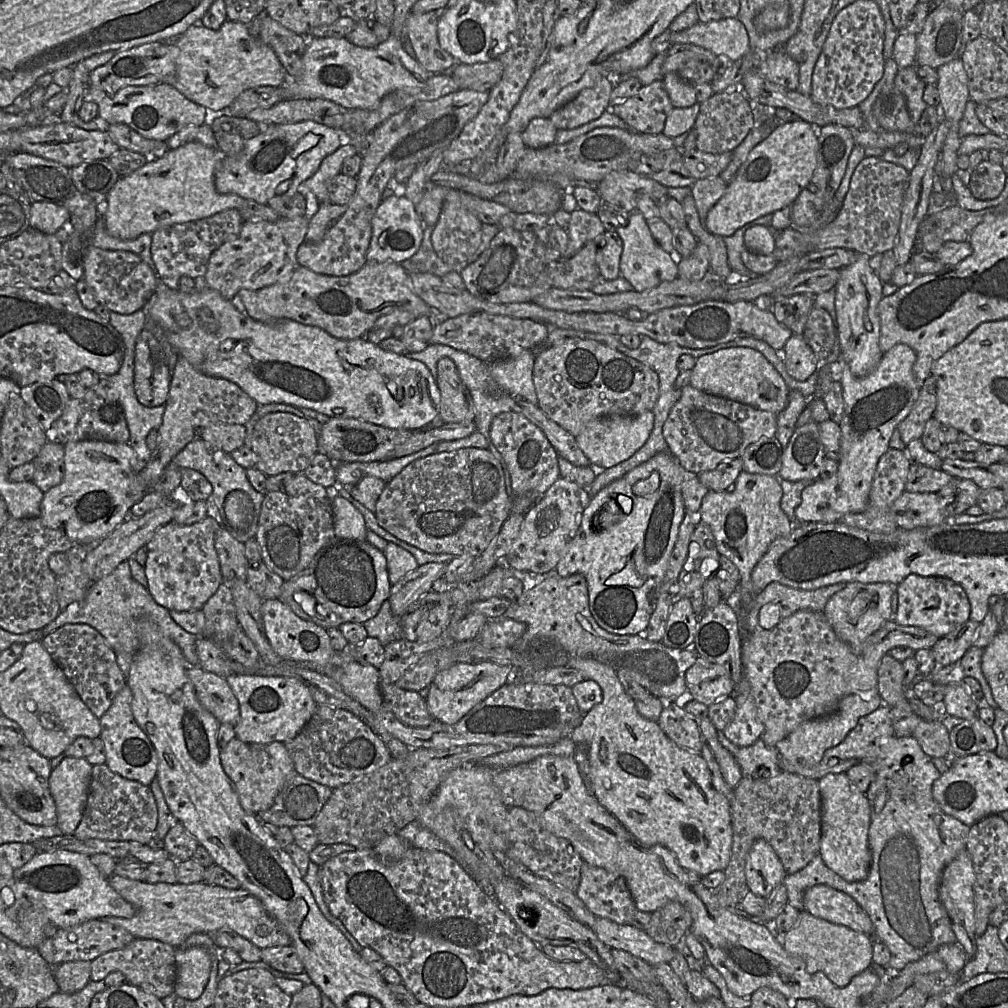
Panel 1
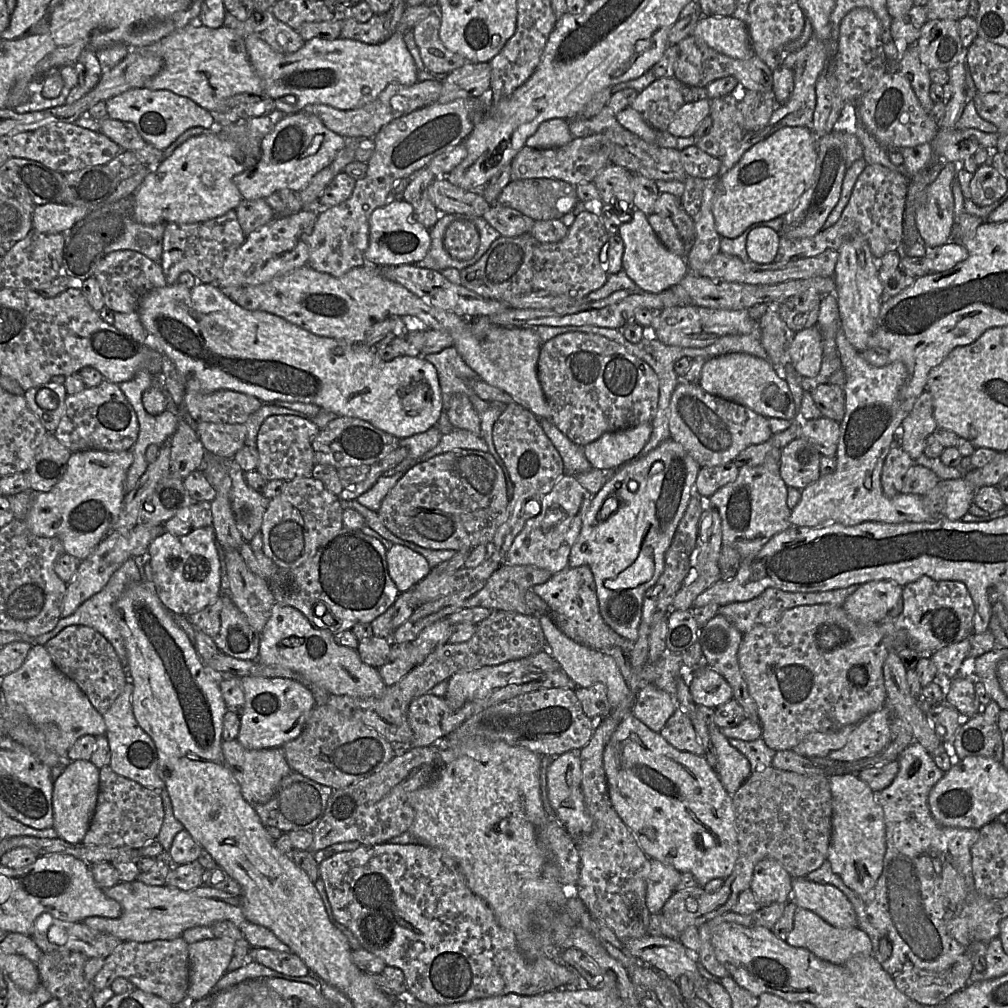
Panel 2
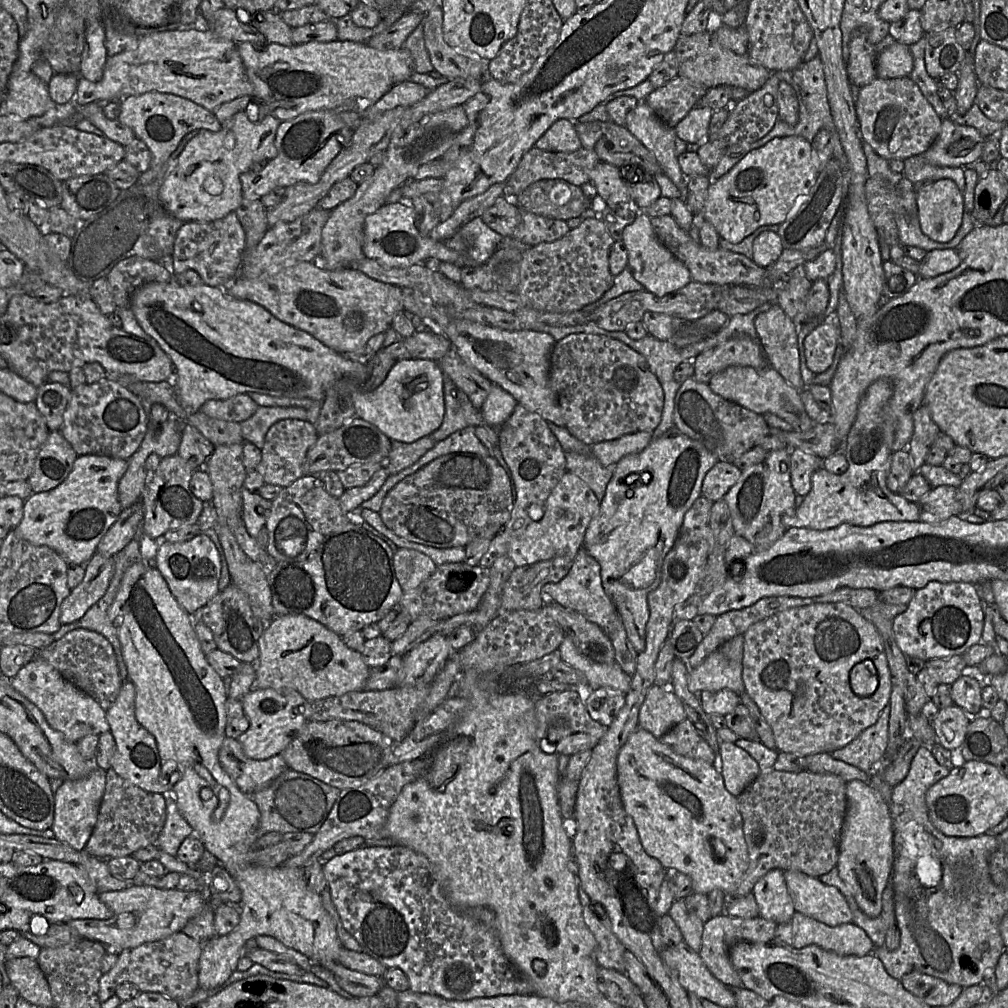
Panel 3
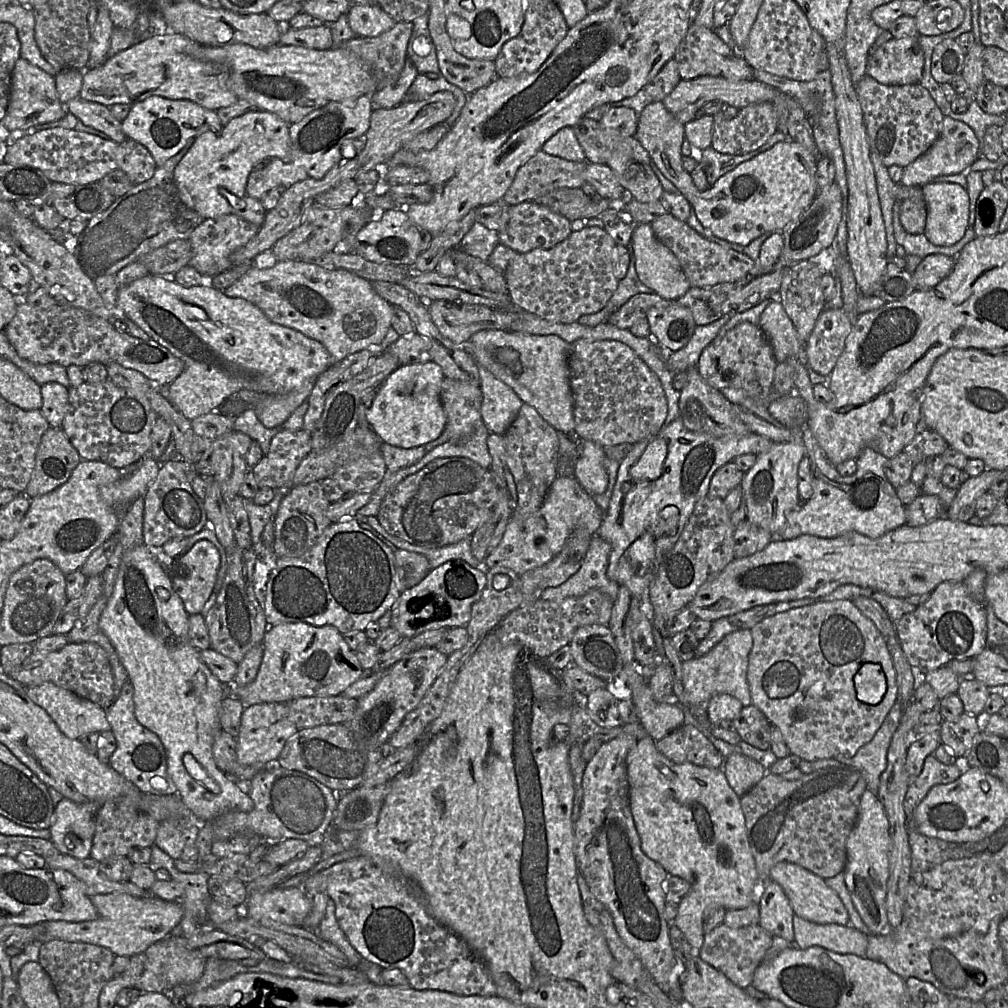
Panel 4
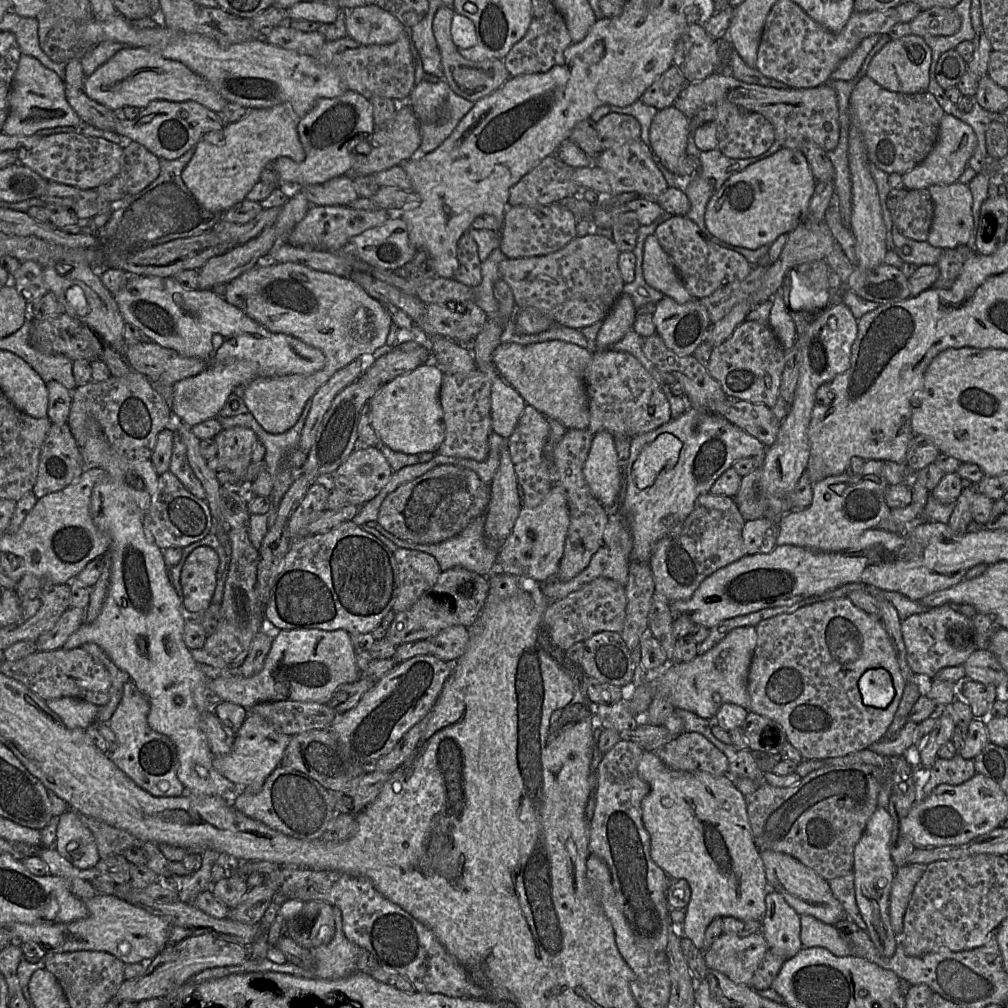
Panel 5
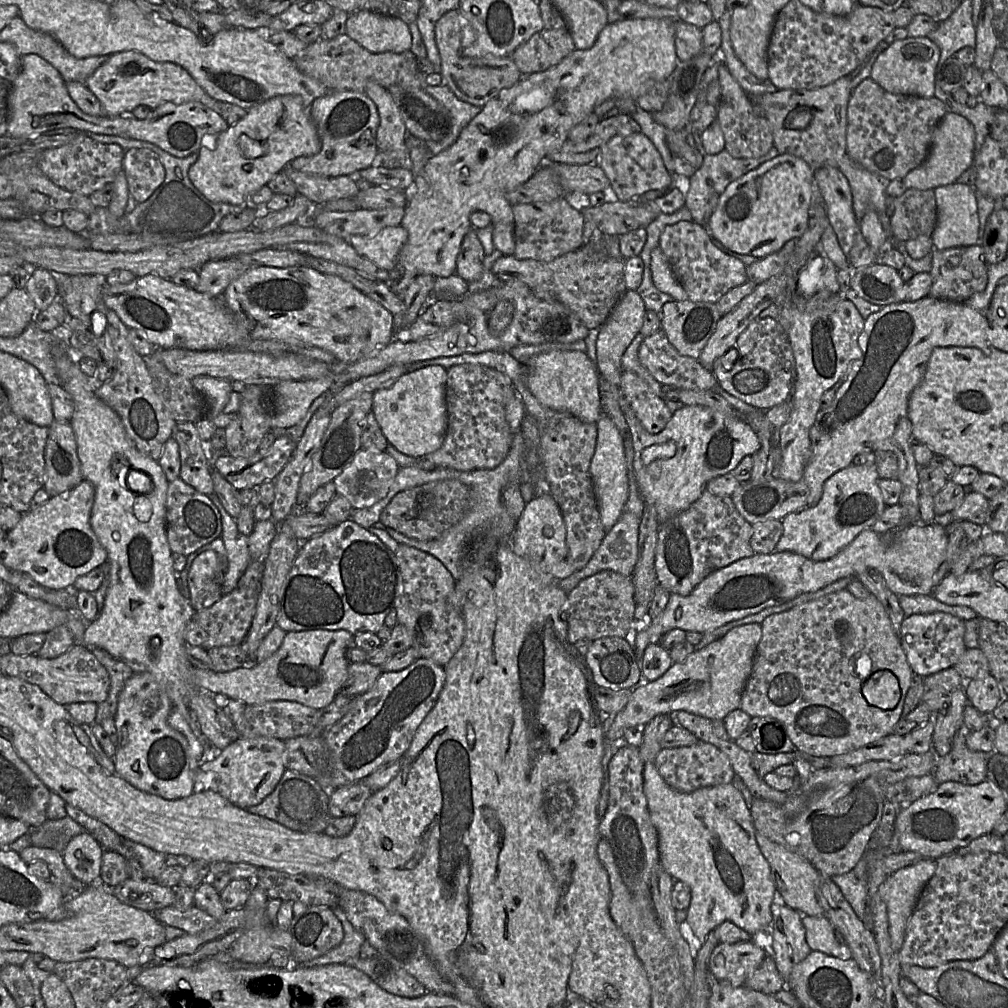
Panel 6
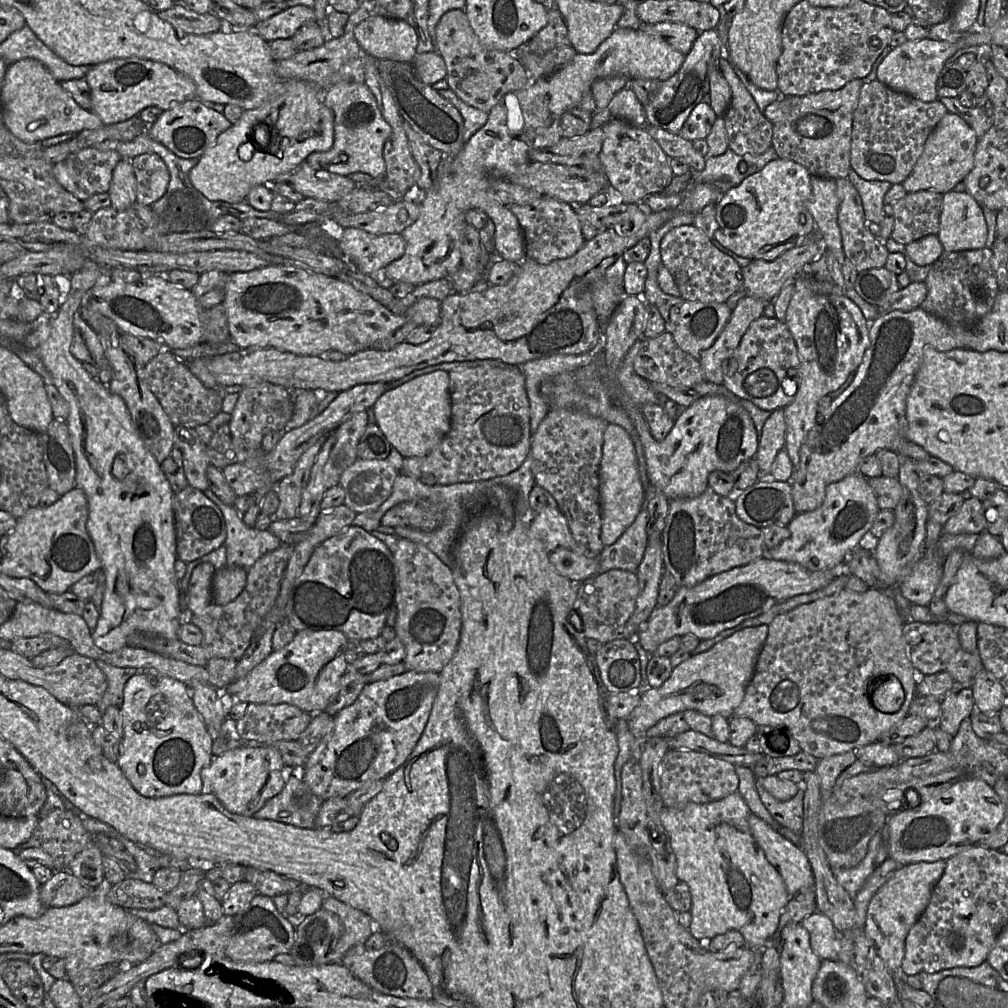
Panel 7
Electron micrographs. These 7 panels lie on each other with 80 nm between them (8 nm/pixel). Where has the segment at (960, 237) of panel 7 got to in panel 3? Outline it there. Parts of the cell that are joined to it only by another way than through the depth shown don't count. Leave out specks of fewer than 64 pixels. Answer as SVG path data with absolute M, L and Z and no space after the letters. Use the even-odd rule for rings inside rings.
M940 179L925 184L917 191L916 203L920 228L935 242L951 241L959 230L964 215L964 193L954 181Z

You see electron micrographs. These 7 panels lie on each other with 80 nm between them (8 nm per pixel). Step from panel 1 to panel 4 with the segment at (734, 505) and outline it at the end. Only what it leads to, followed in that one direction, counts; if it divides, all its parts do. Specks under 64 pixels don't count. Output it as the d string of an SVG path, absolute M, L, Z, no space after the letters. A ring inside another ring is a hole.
M792 428L793 438L787 443L774 443L766 452L757 455L756 463L744 473L740 487L746 505L746 520L773 536L785 526L787 516L802 504L798 493L798 467L806 455L801 428Z

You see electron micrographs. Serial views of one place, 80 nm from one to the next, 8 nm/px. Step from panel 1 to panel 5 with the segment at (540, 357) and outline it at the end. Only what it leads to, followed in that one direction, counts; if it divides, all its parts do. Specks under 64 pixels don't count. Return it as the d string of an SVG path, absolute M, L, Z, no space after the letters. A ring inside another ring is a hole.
M593 350L585 372L585 387L588 396L589 425L594 435L606 430L613 436L632 437L648 433L669 422L669 402L656 380L631 354L606 350Z

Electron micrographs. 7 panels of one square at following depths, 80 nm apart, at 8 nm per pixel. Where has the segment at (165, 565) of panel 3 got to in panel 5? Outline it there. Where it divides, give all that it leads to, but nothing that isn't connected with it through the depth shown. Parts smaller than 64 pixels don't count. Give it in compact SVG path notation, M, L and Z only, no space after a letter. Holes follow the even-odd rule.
M203 545L191 552L180 575L185 610L200 614L210 606L219 566L219 556L213 548Z

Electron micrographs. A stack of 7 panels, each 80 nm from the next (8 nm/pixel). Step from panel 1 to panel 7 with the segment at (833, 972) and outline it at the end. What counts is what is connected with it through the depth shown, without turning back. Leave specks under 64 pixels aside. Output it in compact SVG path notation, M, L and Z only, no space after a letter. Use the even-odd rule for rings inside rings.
M816 911L805 917L801 925L808 931L810 946L821 960L837 960L839 941L835 934L838 931L826 915Z

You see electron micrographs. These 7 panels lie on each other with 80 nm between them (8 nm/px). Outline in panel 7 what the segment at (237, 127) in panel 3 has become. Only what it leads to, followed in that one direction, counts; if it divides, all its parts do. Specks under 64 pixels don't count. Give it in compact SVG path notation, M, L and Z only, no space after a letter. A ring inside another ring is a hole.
M286 80L284 92L263 103L261 111L259 107L244 110L242 116L217 137L215 144L203 153L198 164L190 170L189 179L192 185L211 201L237 203L245 201L252 188L272 184L279 175L304 162L311 153L328 151L333 136L334 117L324 106L324 92L320 94L320 88L304 80ZM260 124L266 125L272 133L267 148L262 148L255 142L255 129Z

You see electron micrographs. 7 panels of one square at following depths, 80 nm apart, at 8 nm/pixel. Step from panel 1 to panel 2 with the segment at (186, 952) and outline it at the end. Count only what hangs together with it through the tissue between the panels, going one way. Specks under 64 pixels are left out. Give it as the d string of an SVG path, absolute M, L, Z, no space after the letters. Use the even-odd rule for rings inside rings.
M213 938L189 944L189 988L187 998L201 1000L208 996L227 973L234 957L232 938Z

